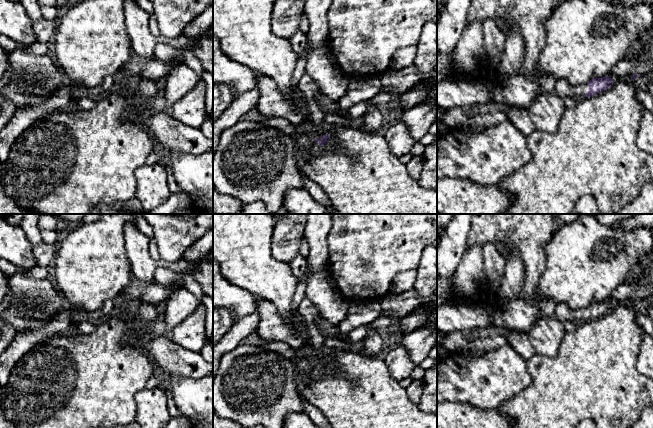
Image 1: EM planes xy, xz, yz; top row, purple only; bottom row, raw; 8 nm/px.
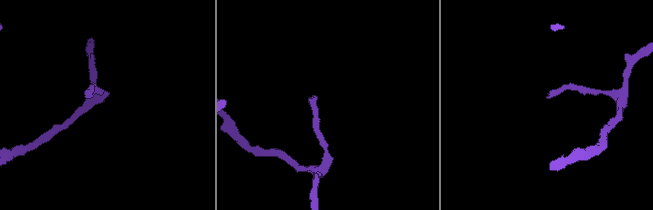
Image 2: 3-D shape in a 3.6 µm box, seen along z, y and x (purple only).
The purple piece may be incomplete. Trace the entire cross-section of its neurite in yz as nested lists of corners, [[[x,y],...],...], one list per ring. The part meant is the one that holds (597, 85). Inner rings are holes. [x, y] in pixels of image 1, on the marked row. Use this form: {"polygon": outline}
{"polygon": [[[609,76],[593,78],[587,84],[577,86],[571,85],[565,79],[559,79],[550,93],[559,96],[561,99],[565,99],[567,97],[591,97],[607,90],[612,85],[613,79]]]}

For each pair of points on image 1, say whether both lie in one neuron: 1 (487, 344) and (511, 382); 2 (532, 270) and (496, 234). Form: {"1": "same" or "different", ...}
{"1": "different", "2": "same"}

